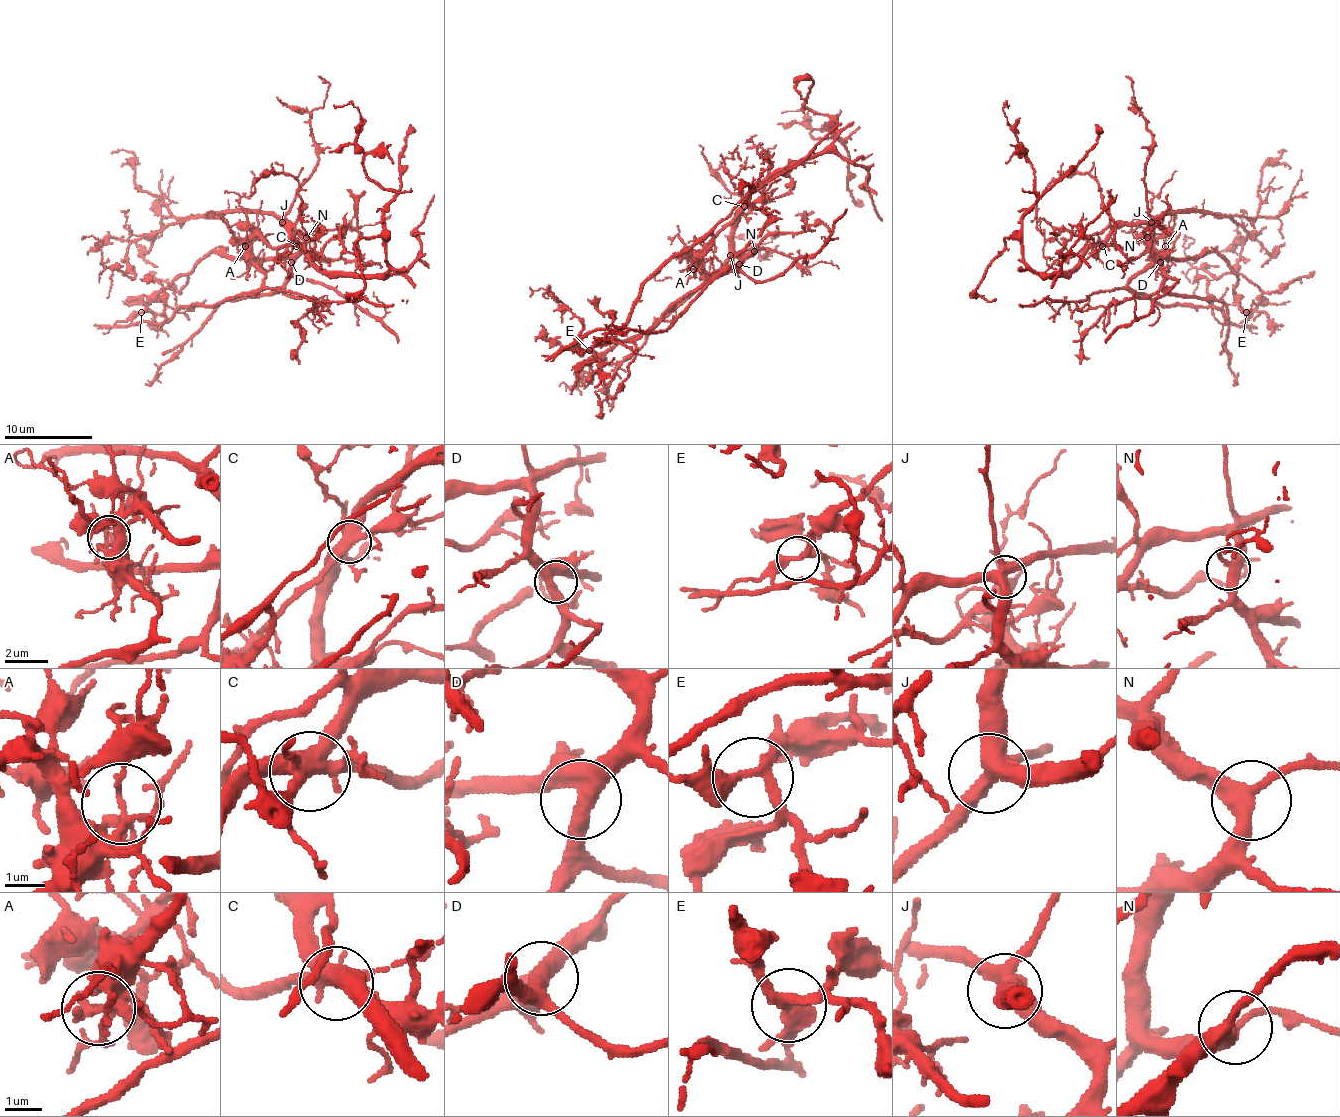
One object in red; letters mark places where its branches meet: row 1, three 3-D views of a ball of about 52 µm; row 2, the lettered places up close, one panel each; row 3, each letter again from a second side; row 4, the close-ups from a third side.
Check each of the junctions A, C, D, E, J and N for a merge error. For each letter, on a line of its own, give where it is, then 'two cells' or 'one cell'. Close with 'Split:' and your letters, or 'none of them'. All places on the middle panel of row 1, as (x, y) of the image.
A: at (693, 269); one cell
C: at (744, 206); two cells
D: at (739, 264); one cell
E: at (589, 350); one cell
J: at (730, 255); one cell
N: at (754, 251); one cell
Split: C

